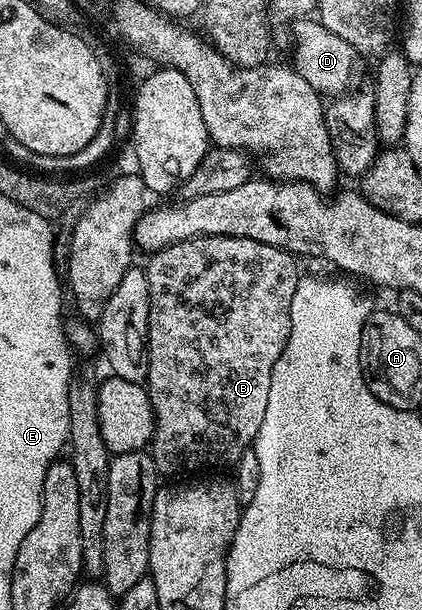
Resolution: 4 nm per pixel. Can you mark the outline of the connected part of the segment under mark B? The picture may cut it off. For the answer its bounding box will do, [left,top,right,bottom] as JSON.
[145,235,301,475]

